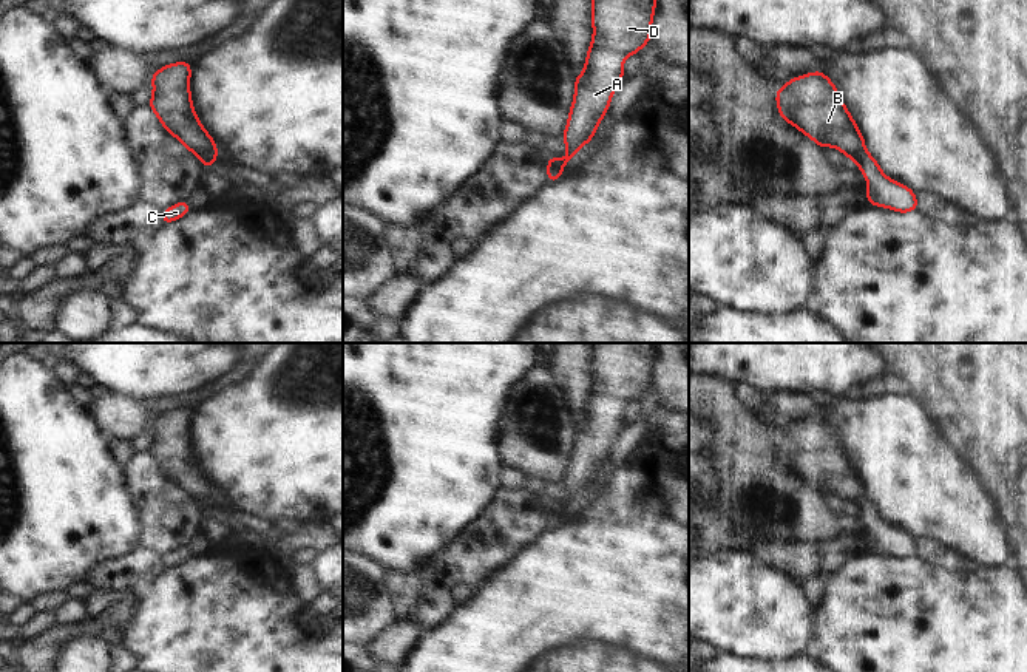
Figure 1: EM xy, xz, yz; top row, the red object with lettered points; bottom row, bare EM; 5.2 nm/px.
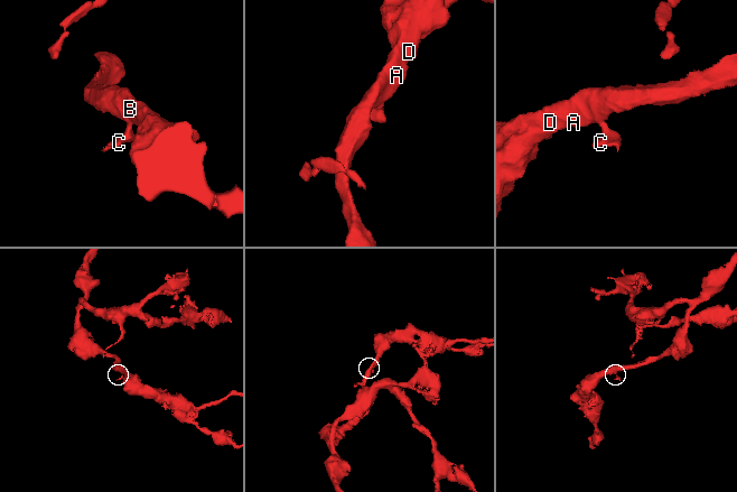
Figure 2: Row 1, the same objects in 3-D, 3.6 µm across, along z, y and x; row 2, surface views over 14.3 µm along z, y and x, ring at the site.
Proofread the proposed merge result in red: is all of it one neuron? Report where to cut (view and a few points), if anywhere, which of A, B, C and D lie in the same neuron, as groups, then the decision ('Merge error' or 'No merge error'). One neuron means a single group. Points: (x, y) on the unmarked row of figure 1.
Split along xz (561, 512), (549, 515). Groups: A B D / C. Merge error

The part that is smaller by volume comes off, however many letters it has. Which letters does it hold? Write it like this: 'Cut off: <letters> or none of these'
Cut off: C

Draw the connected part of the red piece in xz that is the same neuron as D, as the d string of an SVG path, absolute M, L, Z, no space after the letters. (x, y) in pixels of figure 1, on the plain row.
M591 343L593 385L584 419L575 423L575 445L562 487L567 504L547 504L547 513L571 510L581 493L593 487L608 457L615 436L625 426L622 409L652 385L658 343Z

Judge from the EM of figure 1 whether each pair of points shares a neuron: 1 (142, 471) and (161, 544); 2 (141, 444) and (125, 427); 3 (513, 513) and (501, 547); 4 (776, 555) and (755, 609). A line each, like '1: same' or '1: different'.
1: same
2: different
3: same
4: different

